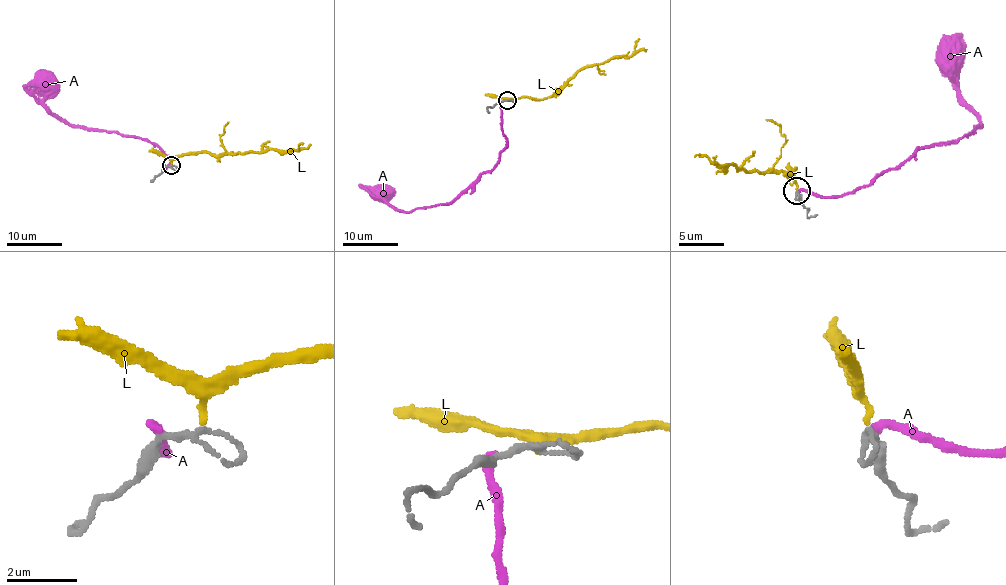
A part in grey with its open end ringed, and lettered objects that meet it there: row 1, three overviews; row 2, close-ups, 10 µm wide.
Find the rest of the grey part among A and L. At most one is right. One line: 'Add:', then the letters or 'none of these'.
Add: L

